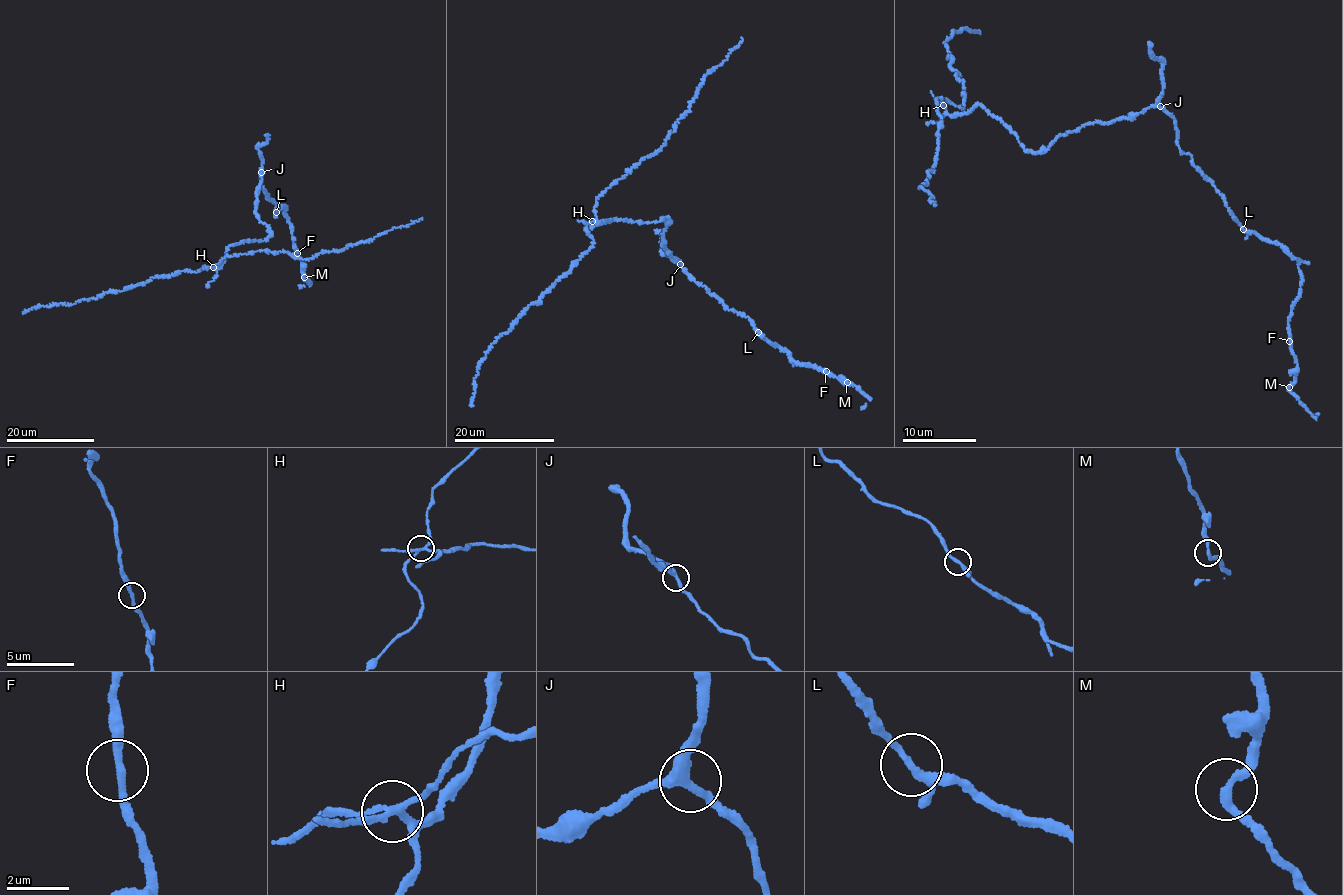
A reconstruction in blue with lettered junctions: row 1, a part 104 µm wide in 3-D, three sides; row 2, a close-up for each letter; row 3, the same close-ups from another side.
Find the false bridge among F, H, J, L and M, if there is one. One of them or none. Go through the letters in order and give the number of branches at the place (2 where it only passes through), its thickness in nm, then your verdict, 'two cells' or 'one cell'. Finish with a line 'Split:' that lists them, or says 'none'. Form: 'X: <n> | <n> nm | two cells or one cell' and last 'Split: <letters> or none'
F: 2 | 240 nm | one cell
H: 4 | 200 nm | two cells
J: 3 | 320 nm | one cell
L: 3 | 200 nm | one cell
M: 2 | 240 nm | one cell
Split: H

